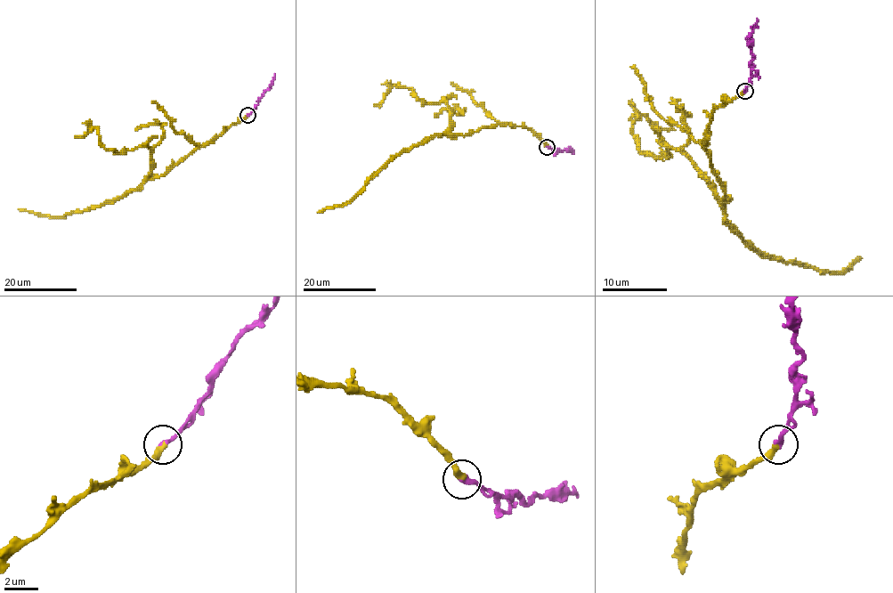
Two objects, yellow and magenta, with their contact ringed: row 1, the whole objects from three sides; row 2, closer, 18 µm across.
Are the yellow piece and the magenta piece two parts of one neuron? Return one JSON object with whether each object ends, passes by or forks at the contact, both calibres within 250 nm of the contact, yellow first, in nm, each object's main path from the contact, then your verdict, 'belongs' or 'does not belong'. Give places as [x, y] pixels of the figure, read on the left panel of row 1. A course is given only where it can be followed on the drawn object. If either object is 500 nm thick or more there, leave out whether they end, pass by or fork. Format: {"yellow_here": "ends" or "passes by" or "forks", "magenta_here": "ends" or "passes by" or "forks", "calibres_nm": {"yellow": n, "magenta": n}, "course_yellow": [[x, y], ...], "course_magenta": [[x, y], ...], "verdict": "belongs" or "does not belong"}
{"yellow_here": "ends", "magenta_here": "ends", "calibres_nm": {"yellow": 380, "magenta": 320}, "course_yellow": [[247, 115], [192, 150], [163, 174], [149, 178], [139, 188], [111, 201], [58, 216], [19, 209]], "course_magenta": [[247, 115], [271, 85], [274, 74]], "verdict": "belongs"}

